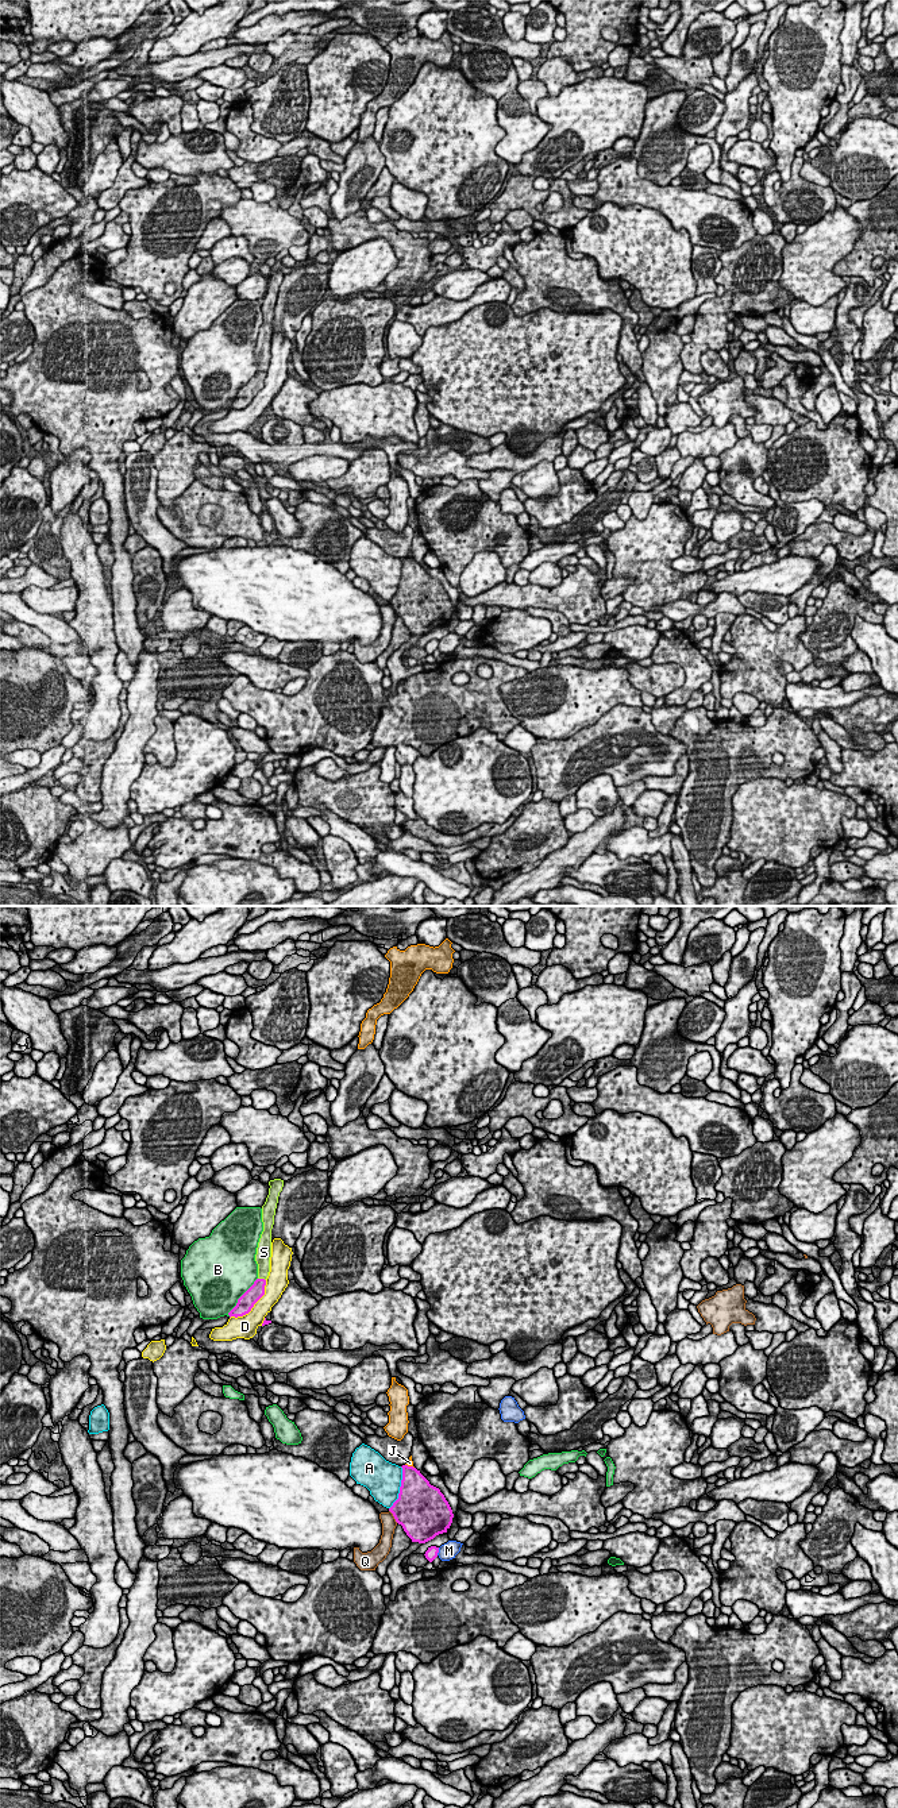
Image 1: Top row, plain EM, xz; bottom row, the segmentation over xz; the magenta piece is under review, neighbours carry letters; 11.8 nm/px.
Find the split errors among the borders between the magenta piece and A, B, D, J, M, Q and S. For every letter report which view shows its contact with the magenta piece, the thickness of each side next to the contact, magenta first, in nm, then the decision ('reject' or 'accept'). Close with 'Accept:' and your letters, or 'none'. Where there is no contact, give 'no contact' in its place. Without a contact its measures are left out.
A: xz | 480/440 nm | reject
B: xz | 200/500 nm | reject
D: xz | 200/240 nm | reject
J: xz | 340/70 nm | reject
M: xz | 140/200 nm | reject
Q: xz | 480/170 nm | reject
S: xz | 180/170 nm | accept
Accept: S

